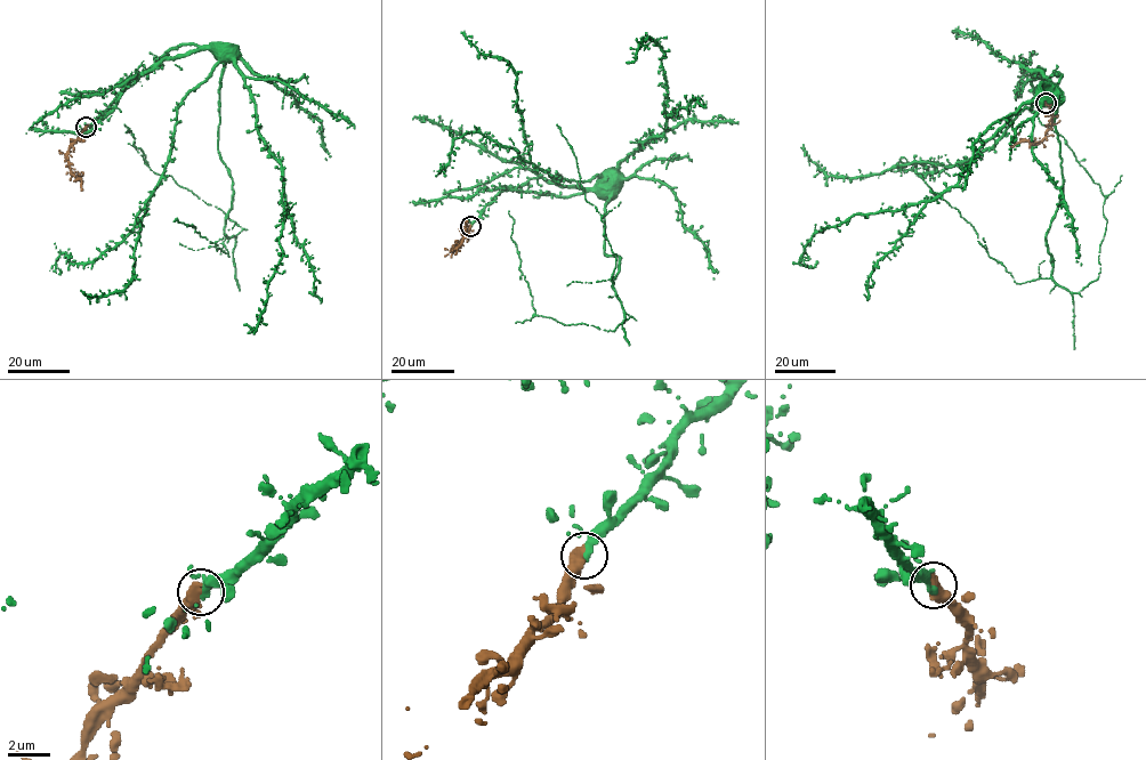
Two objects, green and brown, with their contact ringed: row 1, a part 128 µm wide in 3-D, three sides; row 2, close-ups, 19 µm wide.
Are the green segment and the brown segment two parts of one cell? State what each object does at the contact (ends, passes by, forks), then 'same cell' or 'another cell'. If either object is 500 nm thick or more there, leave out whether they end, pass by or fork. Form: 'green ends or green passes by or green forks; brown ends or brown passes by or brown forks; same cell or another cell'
same cell

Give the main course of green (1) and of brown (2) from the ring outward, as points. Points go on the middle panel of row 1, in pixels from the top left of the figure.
1: (470, 226), (533, 178), (607, 194), (604, 255), (631, 316), (607, 331), (537, 315), (509, 211)
2: (470, 226), (452, 250), (460, 244), (467, 219)

